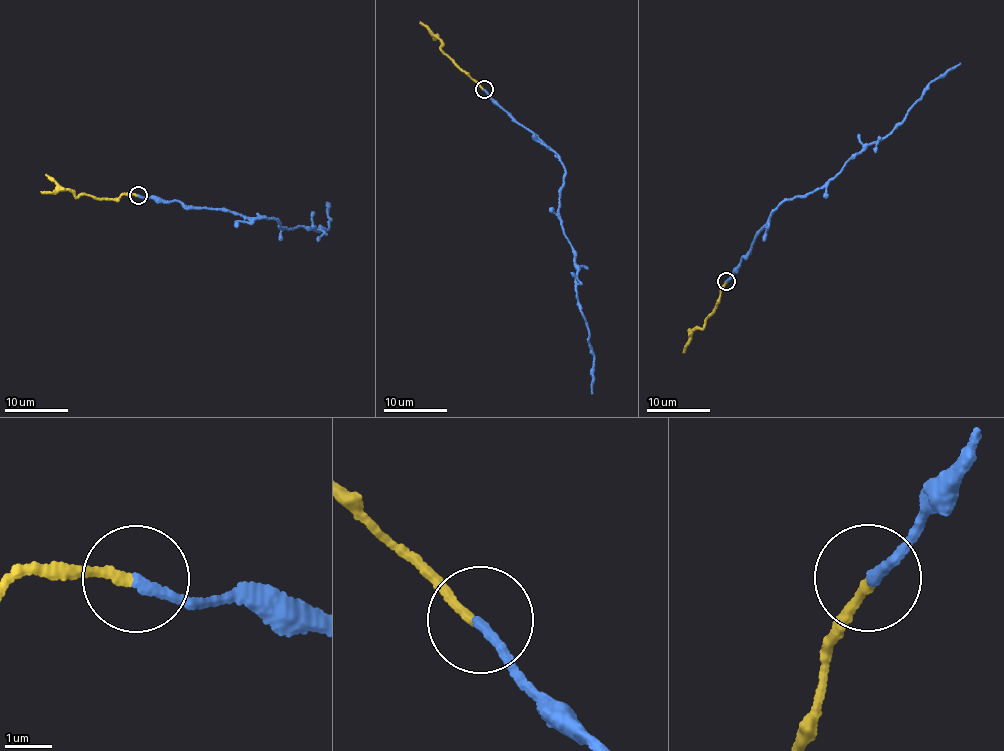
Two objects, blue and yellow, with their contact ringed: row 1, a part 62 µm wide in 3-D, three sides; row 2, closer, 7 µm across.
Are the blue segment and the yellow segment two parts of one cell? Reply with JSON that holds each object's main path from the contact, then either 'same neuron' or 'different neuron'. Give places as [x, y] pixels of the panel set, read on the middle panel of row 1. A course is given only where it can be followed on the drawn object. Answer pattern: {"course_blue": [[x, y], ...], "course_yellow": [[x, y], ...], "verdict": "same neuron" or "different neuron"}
{"course_blue": [[484, 89], [564, 166], [558, 213], [577, 270], [576, 299], [589, 330], [592, 393]], "course_yellow": [[483, 90], [441, 49], [441, 40], [420, 22]], "verdict": "same neuron"}

